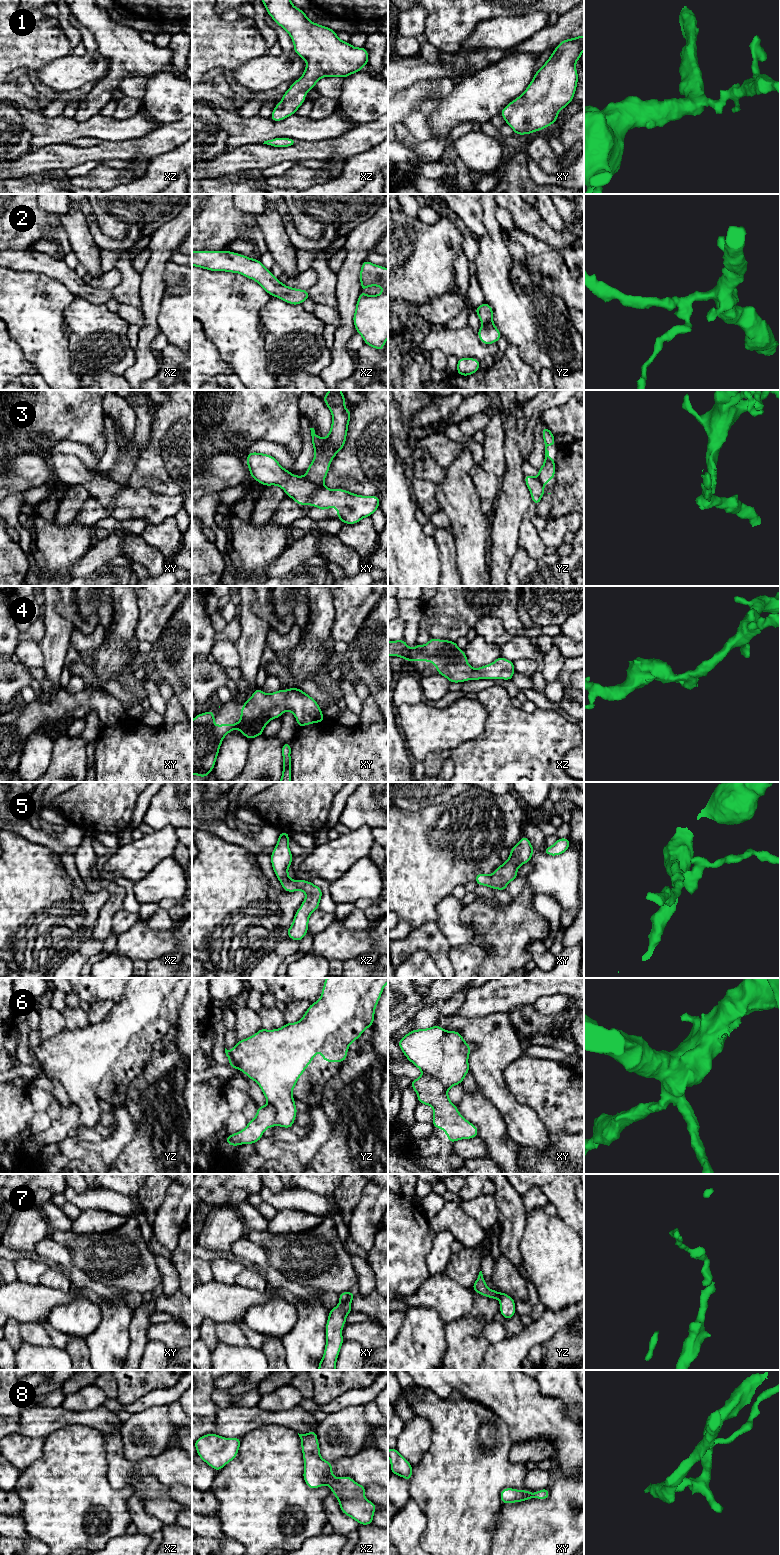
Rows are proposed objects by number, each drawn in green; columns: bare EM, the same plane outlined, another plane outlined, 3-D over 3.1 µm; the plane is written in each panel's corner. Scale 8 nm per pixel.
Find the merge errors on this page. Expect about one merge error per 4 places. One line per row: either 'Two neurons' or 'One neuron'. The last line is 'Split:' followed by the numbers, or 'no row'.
1: One neuron
2: One neuron
3: Two neurons
4: One neuron
5: One neuron
6: One neuron
7: Two neurons
8: One neuron
Split: 3, 7

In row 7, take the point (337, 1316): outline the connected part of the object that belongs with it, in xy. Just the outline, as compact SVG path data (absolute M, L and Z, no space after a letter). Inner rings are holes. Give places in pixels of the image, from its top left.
M348 1292L348 1298L345 1301L340 1301L335 1308L329 1310L326 1323L326 1346L318 1370L336 1370L336 1361L344 1342L342 1328L346 1323L346 1316L352 1312L351 1301L355 1296L353 1292Z

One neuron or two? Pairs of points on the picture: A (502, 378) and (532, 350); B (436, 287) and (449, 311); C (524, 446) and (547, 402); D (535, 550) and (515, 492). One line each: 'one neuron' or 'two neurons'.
A: two neurons
B: two neurons
C: one neuron
D: two neurons

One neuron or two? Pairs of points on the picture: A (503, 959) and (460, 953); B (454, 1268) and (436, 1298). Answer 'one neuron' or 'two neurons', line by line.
A: two neurons
B: two neurons

